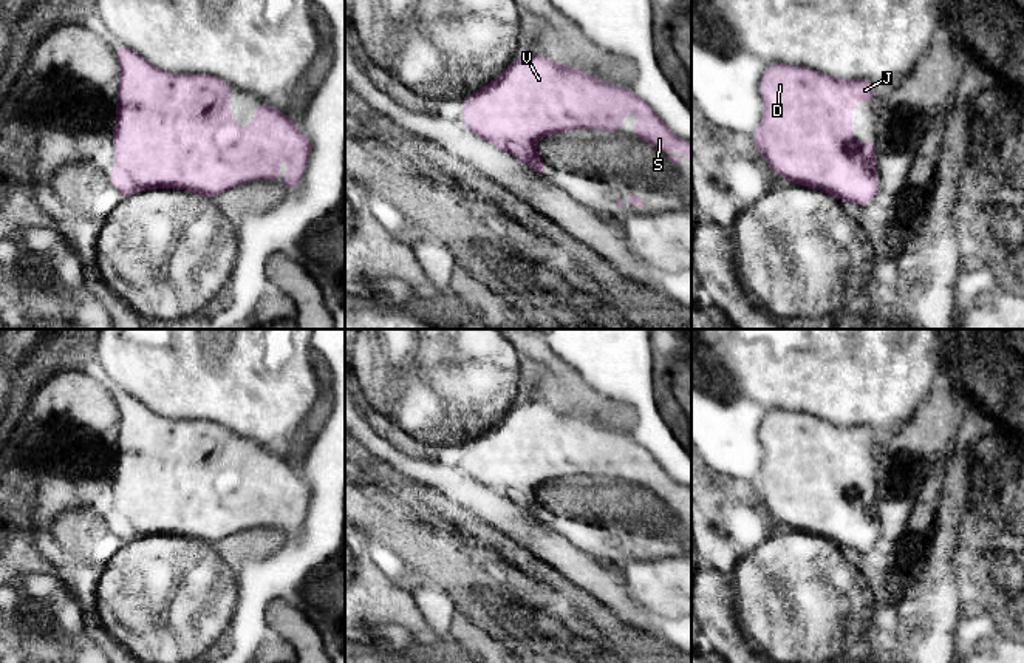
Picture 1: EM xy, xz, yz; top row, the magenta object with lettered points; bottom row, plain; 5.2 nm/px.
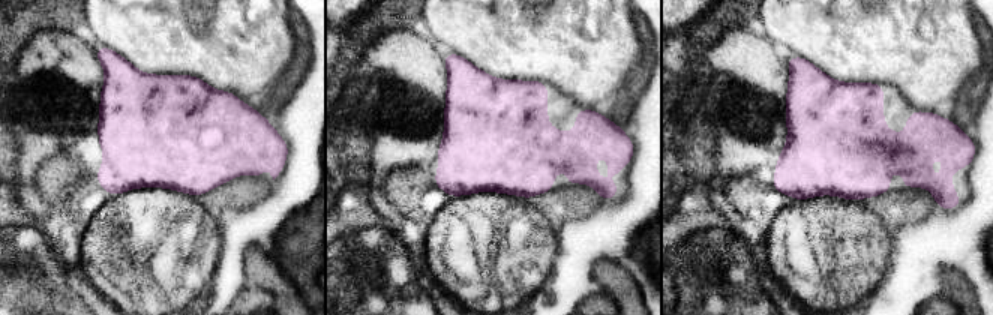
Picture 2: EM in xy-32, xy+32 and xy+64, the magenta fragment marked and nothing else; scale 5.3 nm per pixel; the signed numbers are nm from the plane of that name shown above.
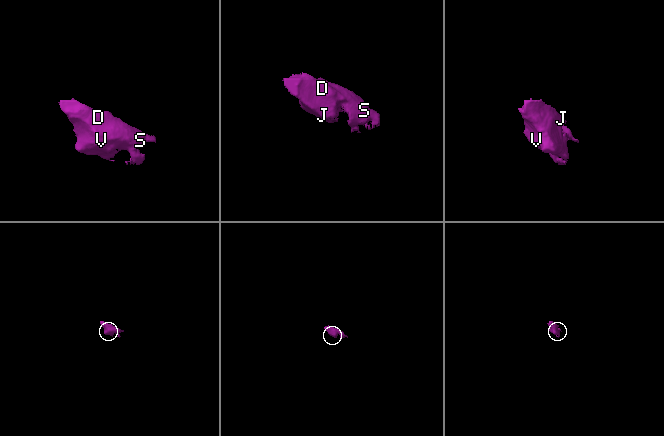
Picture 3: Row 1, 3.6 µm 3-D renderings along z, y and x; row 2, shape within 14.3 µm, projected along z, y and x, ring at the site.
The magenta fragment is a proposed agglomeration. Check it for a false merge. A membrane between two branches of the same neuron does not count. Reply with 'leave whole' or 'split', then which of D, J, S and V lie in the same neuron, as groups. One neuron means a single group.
leave whole; groups D J S V

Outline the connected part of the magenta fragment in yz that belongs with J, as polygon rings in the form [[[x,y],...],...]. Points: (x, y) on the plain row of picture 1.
[[[770,410],[759,427],[761,444],[764,445],[764,462],[753,478],[753,490],[761,498],[772,516],[795,530],[815,533],[831,539],[838,547],[855,547],[863,552],[880,538],[879,522],[872,512],[877,501],[877,490],[852,487],[852,448],[874,447],[876,437],[866,425],[834,425],[809,413],[789,413],[786,410]]]

